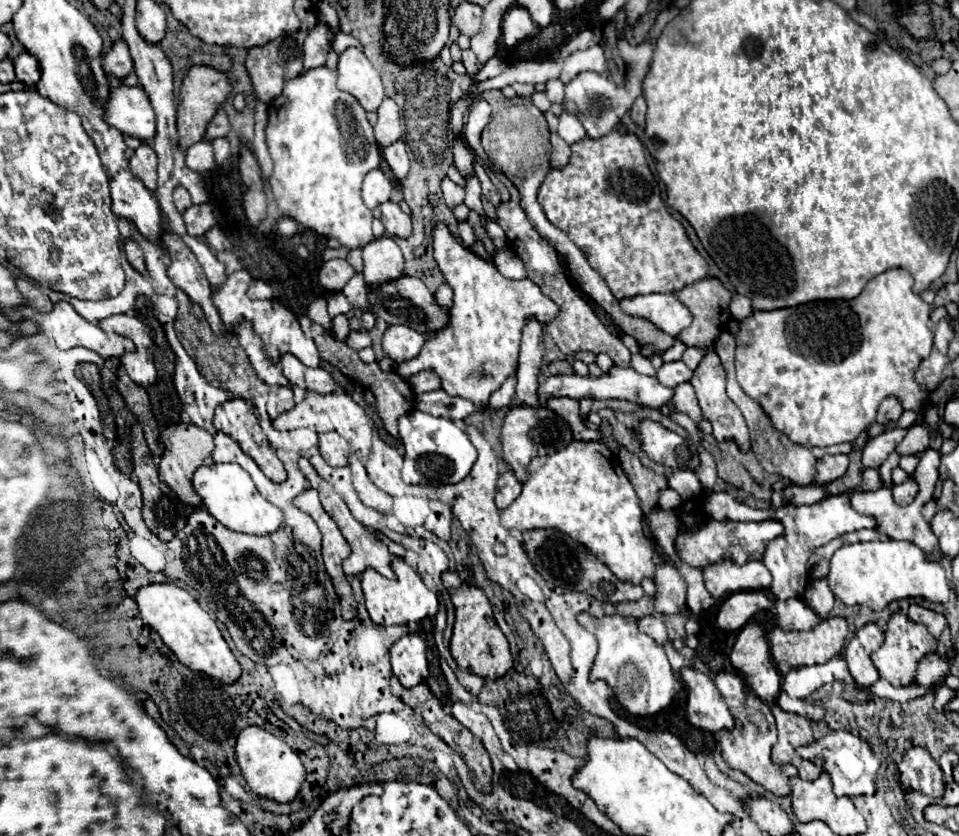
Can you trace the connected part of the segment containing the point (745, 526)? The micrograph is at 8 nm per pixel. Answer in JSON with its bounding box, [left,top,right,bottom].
[676,519,784,569]

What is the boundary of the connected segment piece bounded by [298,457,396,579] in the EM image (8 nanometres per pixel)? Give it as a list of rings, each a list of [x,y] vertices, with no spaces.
[[[300,457],[298,459],[298,465],[300,465],[300,471],[306,475],[306,479],[310,481],[310,485],[312,485],[312,489],[316,489],[318,493],[320,493],[320,501],[322,501],[322,505],[324,505],[324,509],[326,509],[326,513],[336,521],[336,525],[340,527],[340,531],[342,531],[342,535],[344,535],[344,539],[348,541],[348,545],[350,545],[350,549],[352,549],[352,553],[350,553],[350,557],[342,563],[342,569],[344,569],[344,573],[346,575],[360,575],[366,567],[372,567],[372,569],[376,569],[378,573],[382,573],[384,577],[388,577],[388,579],[392,579],[392,577],[396,577],[394,575],[394,571],[392,571],[392,567],[390,567],[390,561],[392,561],[392,555],[390,555],[390,551],[388,551],[388,547],[370,531],[370,529],[366,529],[362,523],[358,523],[354,517],[352,517],[352,513],[350,513],[350,509],[346,507],[346,503],[342,501],[342,497],[332,489],[332,485],[326,481],[326,479],[322,479],[318,473],[316,473],[316,469],[310,465],[310,461],[308,459],[304,459],[304,457]]]

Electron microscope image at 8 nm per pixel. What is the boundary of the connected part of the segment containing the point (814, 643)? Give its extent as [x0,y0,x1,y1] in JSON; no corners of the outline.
[768,617,848,673]

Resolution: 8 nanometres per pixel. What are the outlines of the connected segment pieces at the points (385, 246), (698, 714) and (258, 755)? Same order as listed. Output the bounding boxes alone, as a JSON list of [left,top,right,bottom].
[[362,237,404,285],[680,667,734,733],[236,727,306,803]]

